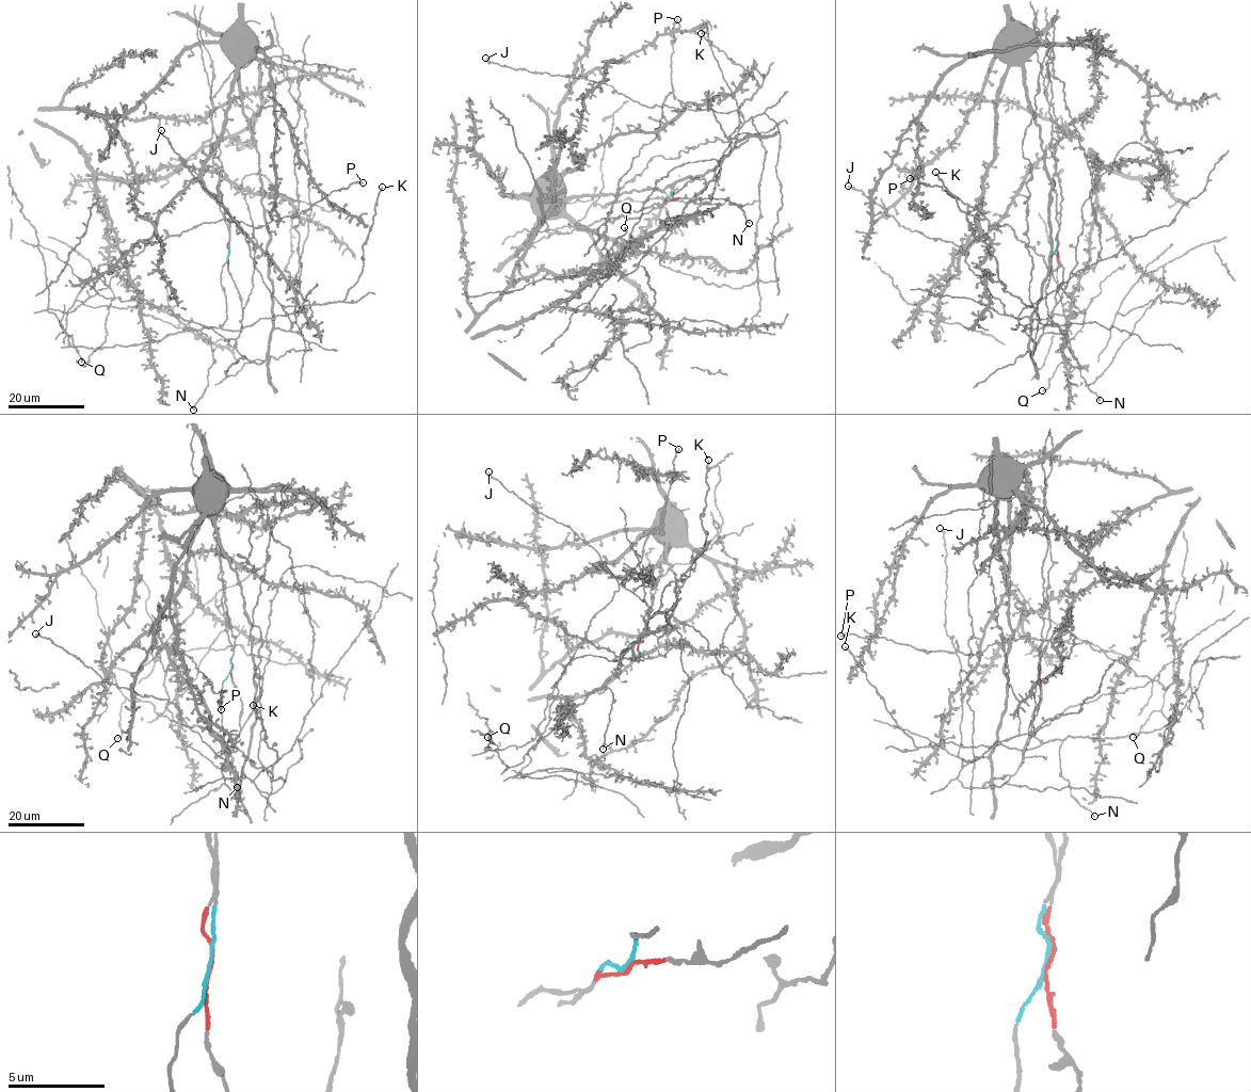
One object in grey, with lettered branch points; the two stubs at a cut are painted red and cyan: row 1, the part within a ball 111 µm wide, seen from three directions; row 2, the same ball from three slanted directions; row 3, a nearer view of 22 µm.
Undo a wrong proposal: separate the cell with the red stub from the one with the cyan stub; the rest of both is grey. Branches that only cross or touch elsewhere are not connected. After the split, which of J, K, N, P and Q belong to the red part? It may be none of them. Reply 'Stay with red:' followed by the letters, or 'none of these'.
Stay with red: J

